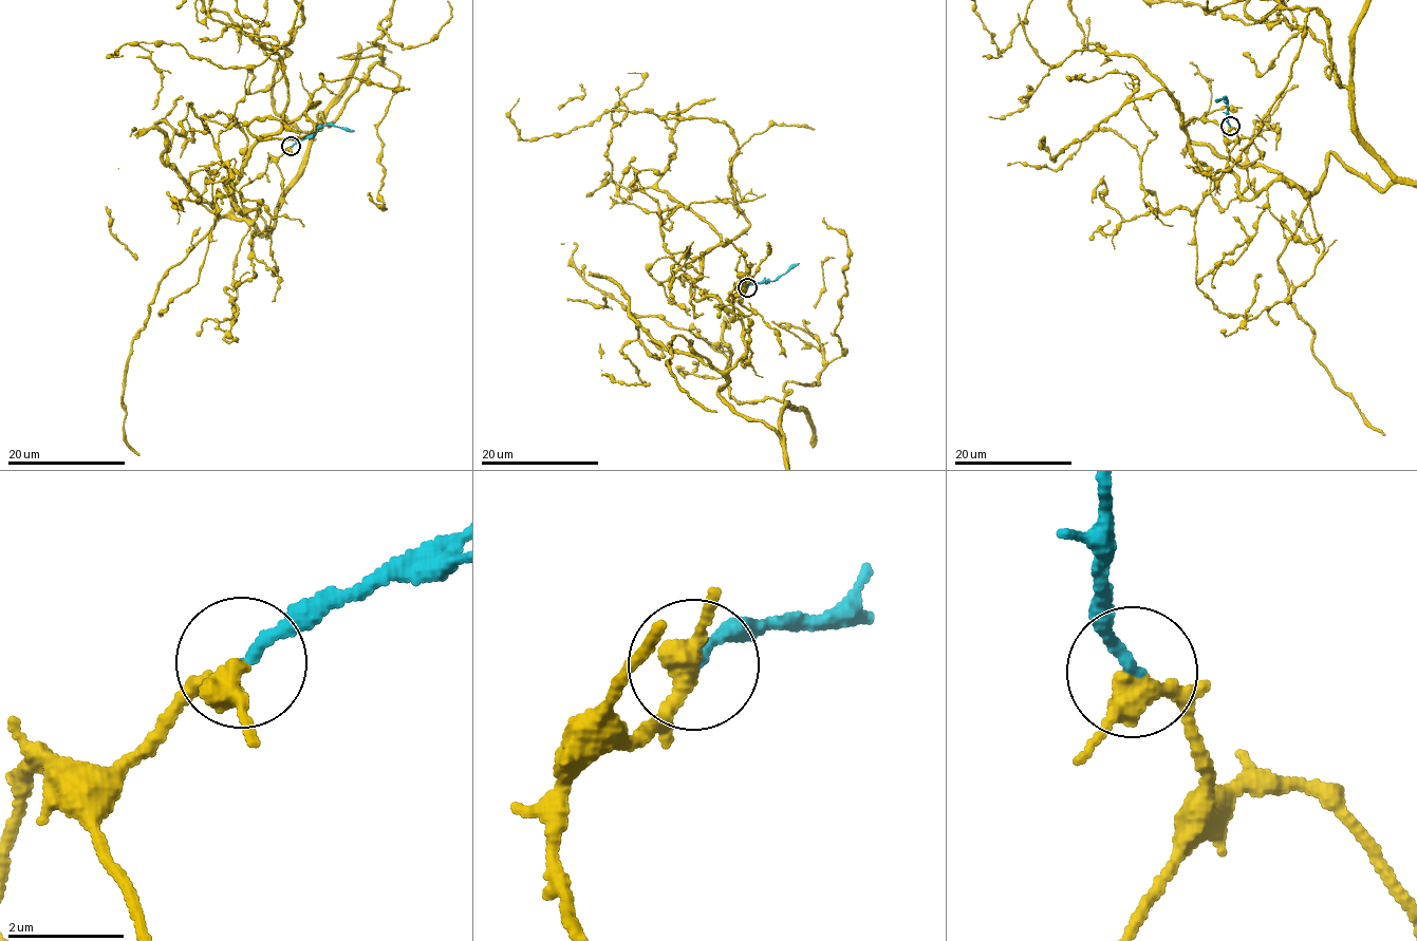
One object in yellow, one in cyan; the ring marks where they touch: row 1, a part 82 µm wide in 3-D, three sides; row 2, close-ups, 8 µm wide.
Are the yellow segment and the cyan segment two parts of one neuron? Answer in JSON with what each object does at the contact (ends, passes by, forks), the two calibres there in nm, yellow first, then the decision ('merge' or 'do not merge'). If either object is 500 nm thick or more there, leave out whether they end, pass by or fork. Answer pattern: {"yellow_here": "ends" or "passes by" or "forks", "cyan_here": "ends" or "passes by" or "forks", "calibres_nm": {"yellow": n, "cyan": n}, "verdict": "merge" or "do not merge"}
{"yellow_here": "passes by", "cyan_here": "ends", "calibres_nm": {"yellow": 360, "cyan": 200}, "verdict": "merge"}

